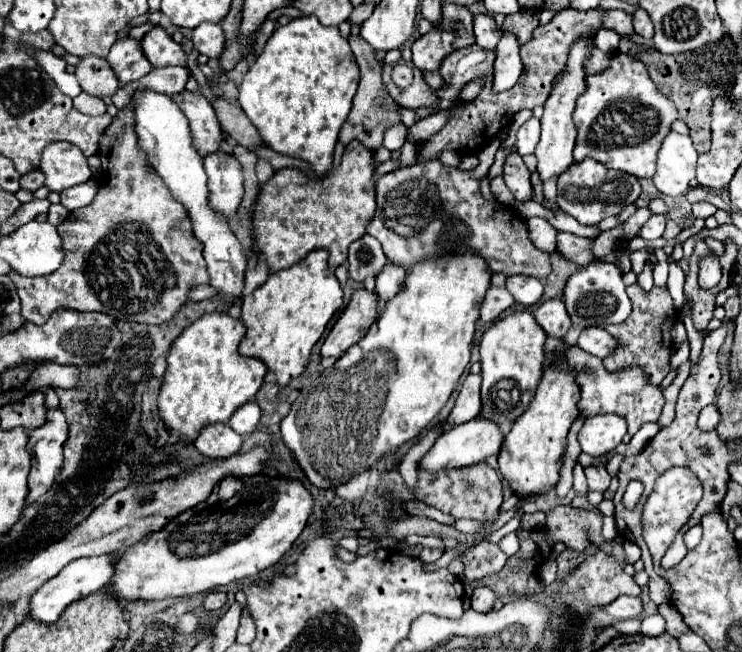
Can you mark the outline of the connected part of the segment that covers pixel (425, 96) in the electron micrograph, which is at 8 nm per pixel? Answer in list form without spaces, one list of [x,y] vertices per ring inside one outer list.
[[[383,63],[383,85],[387,89],[387,93],[391,95],[391,99],[405,107],[405,109],[417,109],[417,107],[423,107],[423,105],[435,105],[437,99],[435,99],[435,93],[431,87],[427,87],[427,83],[423,81],[421,73],[415,69],[415,79],[409,87],[405,89],[399,89],[393,81],[391,81],[391,69],[393,65],[387,65]]]

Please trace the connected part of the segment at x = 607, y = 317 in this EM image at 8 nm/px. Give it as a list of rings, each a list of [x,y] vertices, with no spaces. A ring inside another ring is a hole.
[[[593,261],[587,267],[581,267],[575,275],[569,277],[563,299],[571,321],[581,327],[603,327],[609,323],[623,323],[631,313],[631,301],[625,293],[621,271],[613,263]]]

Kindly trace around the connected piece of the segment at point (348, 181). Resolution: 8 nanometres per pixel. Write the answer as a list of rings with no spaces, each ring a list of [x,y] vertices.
[[[351,141],[345,147],[343,159],[339,169],[331,171],[323,179],[311,179],[305,173],[297,169],[279,169],[275,175],[261,185],[259,195],[255,199],[255,209],[253,209],[253,251],[255,253],[265,253],[267,267],[271,273],[289,267],[295,261],[301,261],[309,251],[315,249],[327,249],[329,251],[329,267],[335,269],[347,259],[347,249],[353,241],[365,235],[365,227],[371,221],[371,215],[375,213],[375,167],[371,165],[373,153],[363,147],[361,143]]]

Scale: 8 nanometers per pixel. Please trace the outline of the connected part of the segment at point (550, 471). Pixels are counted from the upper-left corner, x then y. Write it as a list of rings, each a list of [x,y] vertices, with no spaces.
[[[567,363],[547,365],[529,409],[513,423],[513,429],[505,435],[499,451],[499,471],[509,481],[513,493],[521,499],[551,489],[559,481],[559,469],[567,447],[567,431],[579,415],[579,399],[579,385]]]

